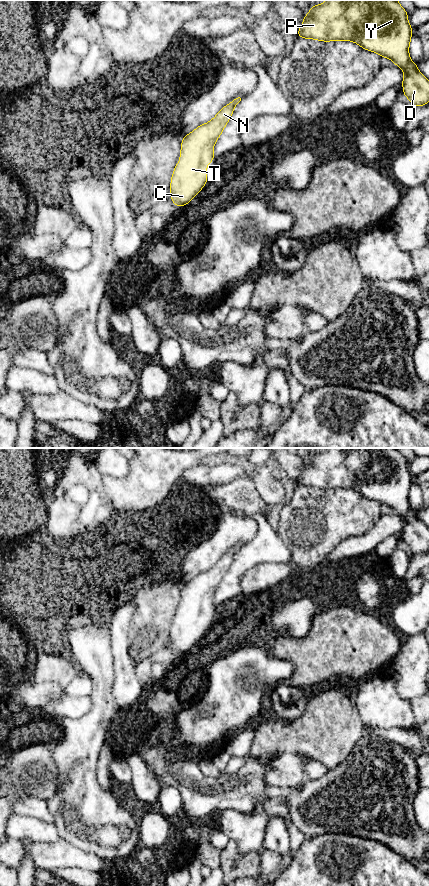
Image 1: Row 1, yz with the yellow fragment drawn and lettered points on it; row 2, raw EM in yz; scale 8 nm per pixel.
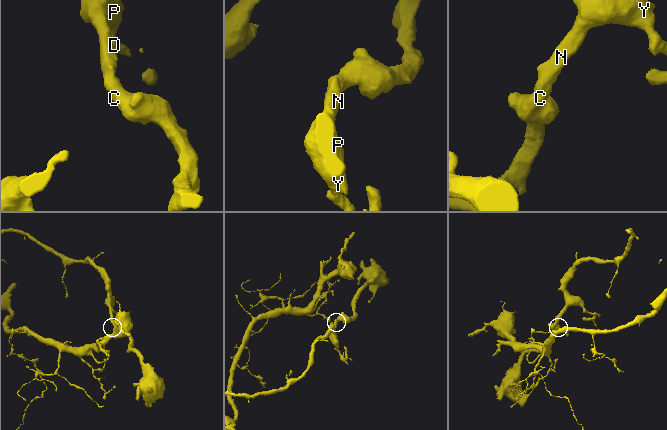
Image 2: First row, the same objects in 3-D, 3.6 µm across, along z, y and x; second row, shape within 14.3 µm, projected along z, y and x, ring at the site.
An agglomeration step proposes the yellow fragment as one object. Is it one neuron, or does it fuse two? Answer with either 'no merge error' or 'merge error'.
no merge error

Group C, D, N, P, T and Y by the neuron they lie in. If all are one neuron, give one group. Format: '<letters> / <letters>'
C D N P T Y

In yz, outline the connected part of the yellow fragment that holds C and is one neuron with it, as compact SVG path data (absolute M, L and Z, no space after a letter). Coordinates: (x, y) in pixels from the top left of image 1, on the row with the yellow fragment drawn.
M238 97L224 106L208 123L198 126L183 137L180 161L170 179L170 199L179 208L187 205L207 183L207 164L214 160L213 147L229 122Z

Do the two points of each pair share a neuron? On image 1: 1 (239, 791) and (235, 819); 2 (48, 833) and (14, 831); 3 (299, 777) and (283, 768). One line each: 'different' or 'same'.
1: different
2: same
3: same

